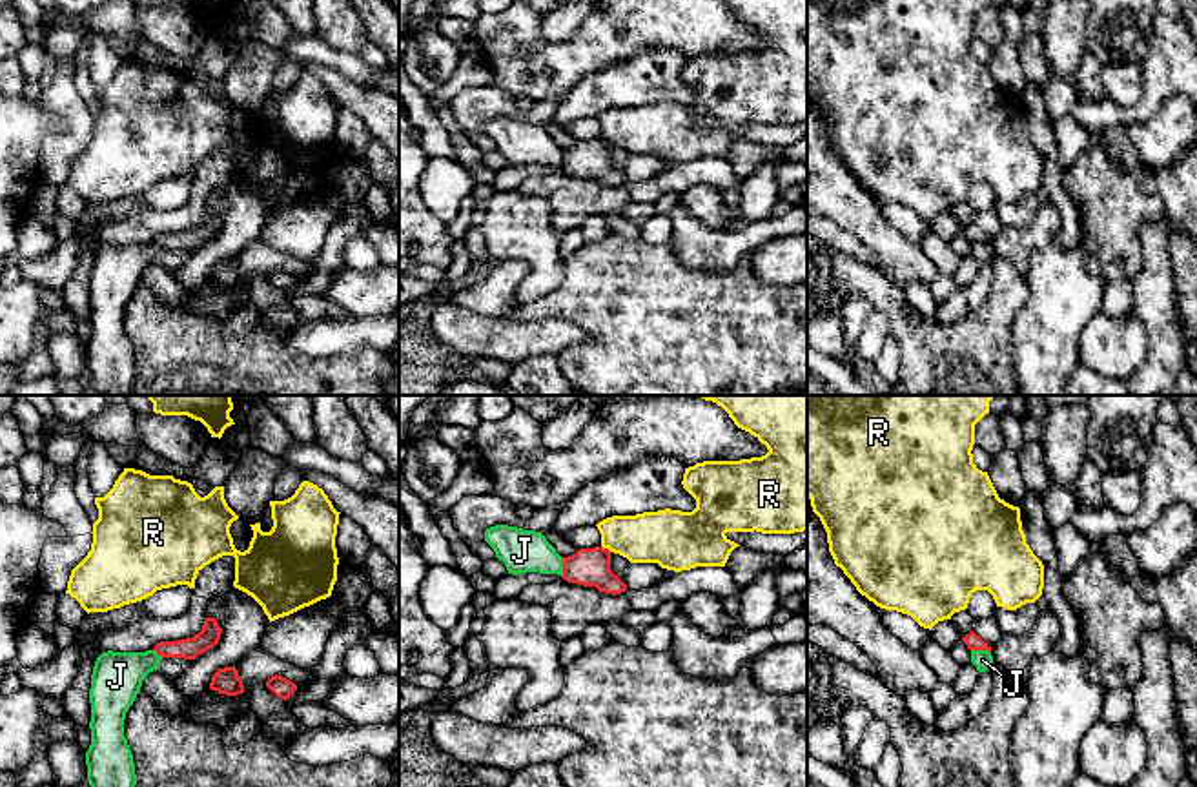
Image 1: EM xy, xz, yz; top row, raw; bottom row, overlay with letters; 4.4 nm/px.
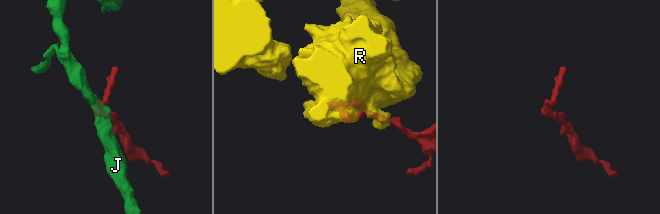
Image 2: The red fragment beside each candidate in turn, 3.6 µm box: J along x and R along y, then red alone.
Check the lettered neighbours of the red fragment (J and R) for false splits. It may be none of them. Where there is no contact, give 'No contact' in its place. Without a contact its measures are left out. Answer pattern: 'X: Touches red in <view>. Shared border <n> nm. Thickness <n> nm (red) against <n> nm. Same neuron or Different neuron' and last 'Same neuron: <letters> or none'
J: Touches red in xz. Shared border 90 nm. Thickness 180 nm (red) against 190 nm. Different neuron
R: Touches red in xz. Shared border 60 nm. Thickness 180 nm (red) against 220 nm. Different neuron
Same neuron: none

